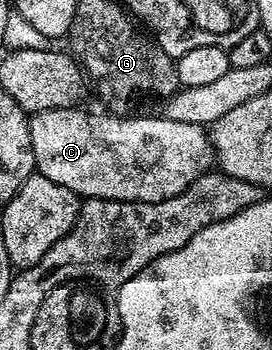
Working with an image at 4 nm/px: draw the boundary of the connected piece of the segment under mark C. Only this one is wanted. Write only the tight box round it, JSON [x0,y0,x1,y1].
[27,105,209,203]

